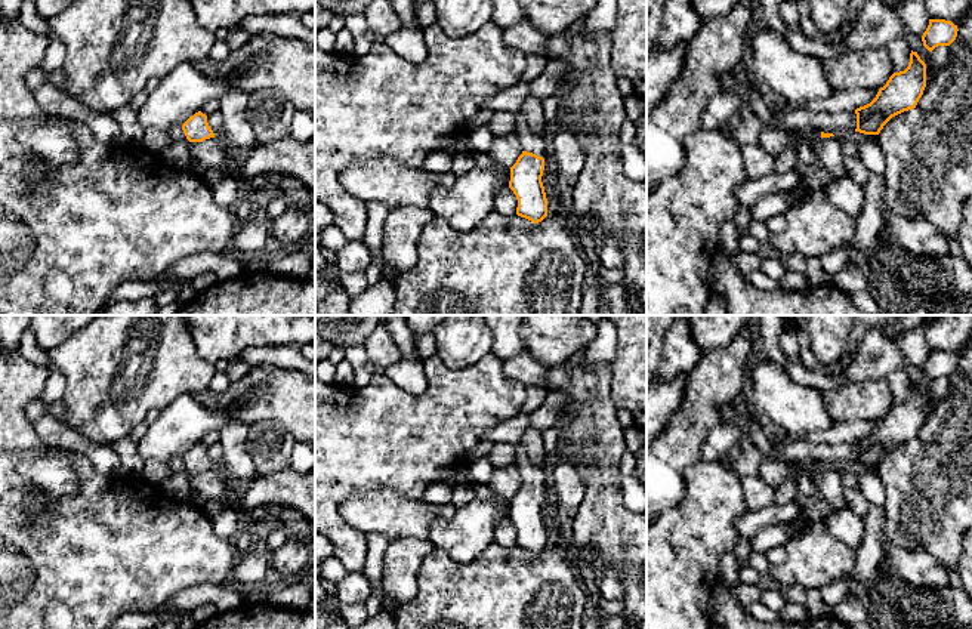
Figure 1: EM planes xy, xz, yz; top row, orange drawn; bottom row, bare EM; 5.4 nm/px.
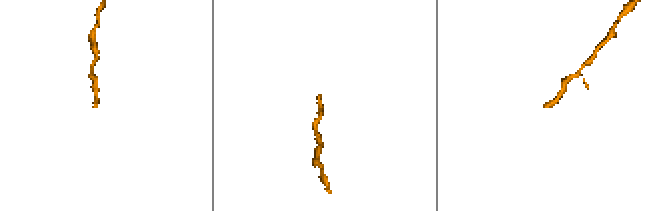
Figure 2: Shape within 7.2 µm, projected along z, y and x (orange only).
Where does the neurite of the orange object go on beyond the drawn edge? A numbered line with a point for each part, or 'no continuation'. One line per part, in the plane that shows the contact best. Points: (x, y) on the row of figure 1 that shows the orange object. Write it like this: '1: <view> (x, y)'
1: xz (531, 142)

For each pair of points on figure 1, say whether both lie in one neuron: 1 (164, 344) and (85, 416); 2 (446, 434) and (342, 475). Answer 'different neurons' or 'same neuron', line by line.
1: same neuron
2: same neuron

